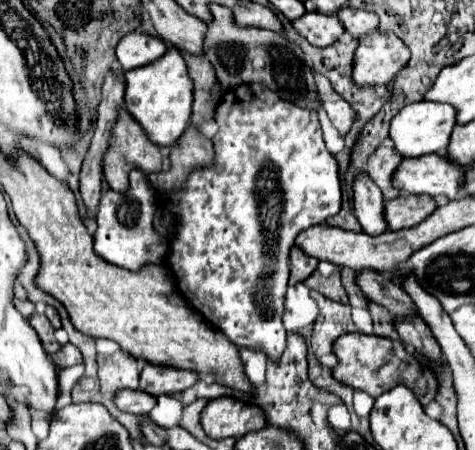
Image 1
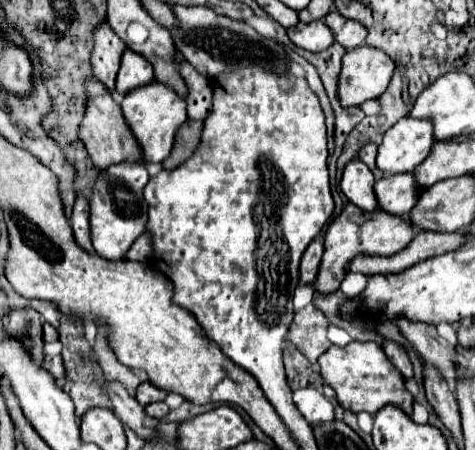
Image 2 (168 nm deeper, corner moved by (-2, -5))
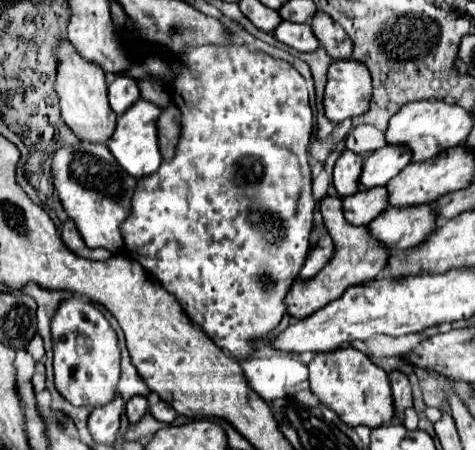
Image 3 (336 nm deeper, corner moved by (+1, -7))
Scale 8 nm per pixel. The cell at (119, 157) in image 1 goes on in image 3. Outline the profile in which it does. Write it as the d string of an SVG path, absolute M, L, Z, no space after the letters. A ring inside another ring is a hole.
M60 41L54 47L54 57L58 61L58 71L56 71L56 83L54 91L60 101L60 111L64 123L76 133L78 139L82 141L92 141L92 143L106 143L112 137L114 125L116 125L116 115L108 105L106 99L106 77L96 63L80 57L76 47L68 41Z

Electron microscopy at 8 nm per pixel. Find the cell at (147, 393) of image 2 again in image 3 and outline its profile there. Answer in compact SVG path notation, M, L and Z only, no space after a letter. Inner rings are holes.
M132 397L128 403L126 403L126 417L130 423L138 423L148 411L148 403L146 403L146 397Z

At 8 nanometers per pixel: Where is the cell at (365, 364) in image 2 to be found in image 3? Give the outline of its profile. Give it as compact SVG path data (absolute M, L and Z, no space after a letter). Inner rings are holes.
M340 347L330 353L318 353L310 363L310 391L312 395L328 409L332 409L346 425L358 427L366 425L370 429L392 425L394 423L394 407L388 373L376 367L362 351L354 347Z

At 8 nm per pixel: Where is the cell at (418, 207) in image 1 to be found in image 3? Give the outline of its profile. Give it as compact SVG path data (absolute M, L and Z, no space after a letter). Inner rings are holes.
M322 197L318 201L318 207L320 207L320 213L324 217L324 225L330 233L330 237L334 239L334 245L336 245L336 255L328 261L328 267L324 267L316 277L312 279L298 279L292 283L292 287L288 289L286 297L284 297L284 305L286 305L286 313L300 321L300 319L306 319L308 315L316 313L318 309L326 307L330 301L342 297L342 293L352 287L352 285L364 285L368 281L374 281L376 277L380 277L380 273L384 271L386 267L386 261L388 261L388 251L386 247L382 247L378 241L374 241L366 227L354 227L350 225L344 215L342 215L342 201L338 197Z

